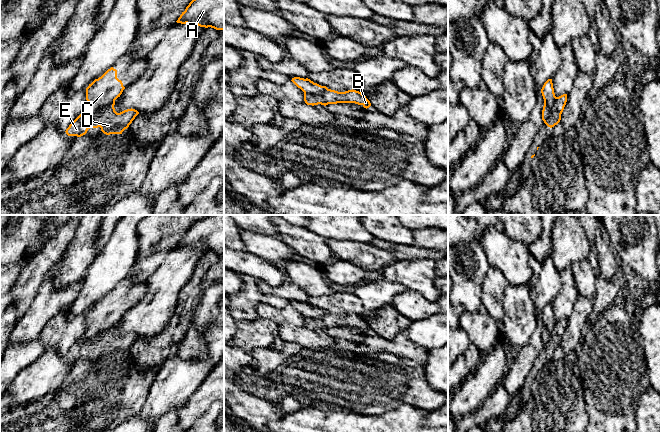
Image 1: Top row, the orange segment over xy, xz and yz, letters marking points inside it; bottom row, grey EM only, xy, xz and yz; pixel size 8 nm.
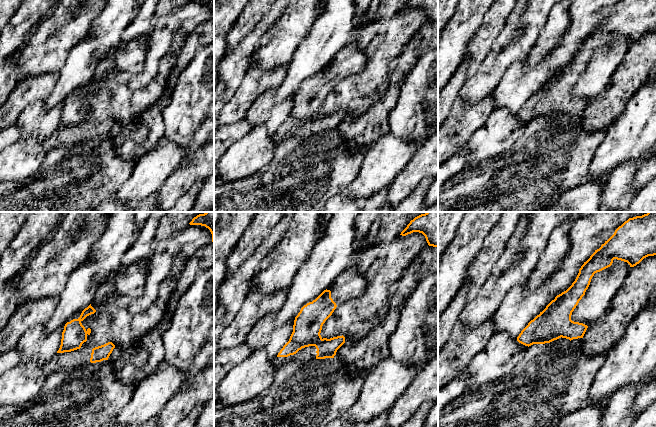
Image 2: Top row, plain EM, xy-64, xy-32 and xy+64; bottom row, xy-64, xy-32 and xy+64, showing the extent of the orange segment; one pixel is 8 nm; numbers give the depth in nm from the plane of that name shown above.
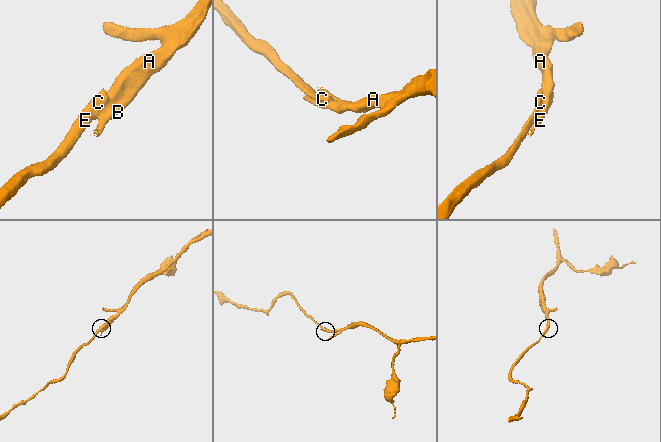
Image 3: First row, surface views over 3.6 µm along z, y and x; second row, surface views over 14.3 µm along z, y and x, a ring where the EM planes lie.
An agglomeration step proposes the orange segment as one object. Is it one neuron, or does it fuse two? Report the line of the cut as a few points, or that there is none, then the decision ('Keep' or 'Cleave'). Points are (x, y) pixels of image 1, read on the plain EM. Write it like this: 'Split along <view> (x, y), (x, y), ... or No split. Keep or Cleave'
Split along xy (114, 324), (91, 340), (81, 338). Cleave

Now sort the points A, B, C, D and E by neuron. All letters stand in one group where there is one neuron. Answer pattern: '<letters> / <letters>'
A B D E / C

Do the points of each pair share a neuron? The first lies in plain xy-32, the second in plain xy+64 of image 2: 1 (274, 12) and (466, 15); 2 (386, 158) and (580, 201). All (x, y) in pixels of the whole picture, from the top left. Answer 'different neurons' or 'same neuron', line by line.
1: different neurons
2: different neurons

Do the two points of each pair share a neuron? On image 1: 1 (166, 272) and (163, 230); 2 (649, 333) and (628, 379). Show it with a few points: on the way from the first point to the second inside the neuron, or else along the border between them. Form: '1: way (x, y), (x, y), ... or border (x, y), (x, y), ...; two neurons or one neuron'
1: border (175, 245), (166, 252); two neurons
2: border (638, 329), (647, 370); two neurons

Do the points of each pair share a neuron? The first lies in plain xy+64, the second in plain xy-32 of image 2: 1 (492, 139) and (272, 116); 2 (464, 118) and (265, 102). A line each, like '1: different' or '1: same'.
1: different
2: different

